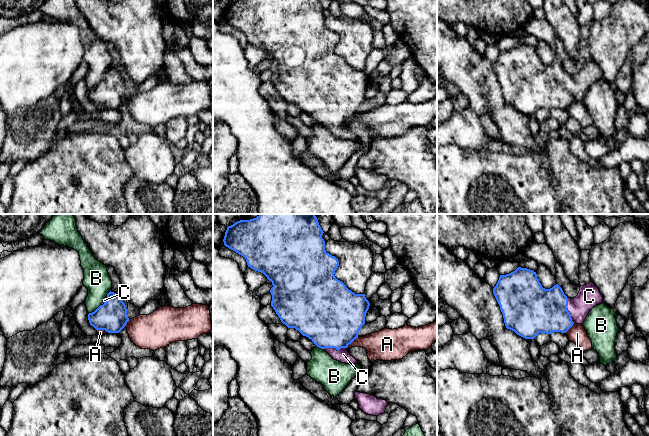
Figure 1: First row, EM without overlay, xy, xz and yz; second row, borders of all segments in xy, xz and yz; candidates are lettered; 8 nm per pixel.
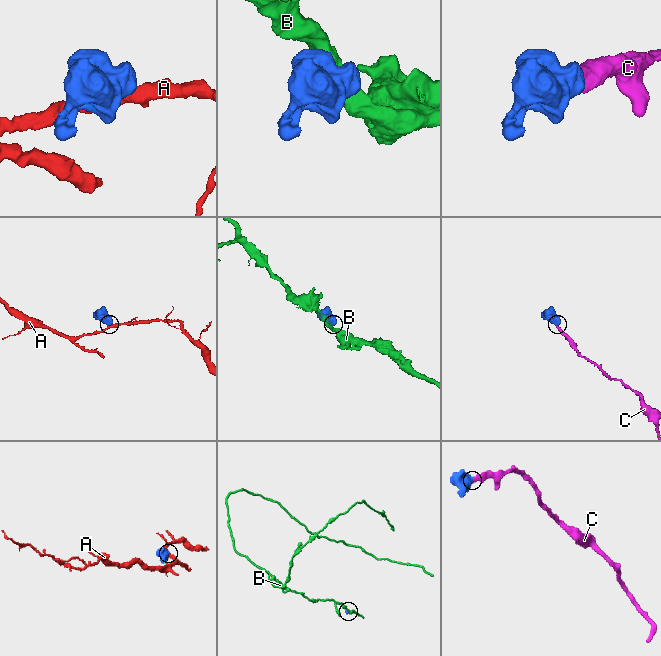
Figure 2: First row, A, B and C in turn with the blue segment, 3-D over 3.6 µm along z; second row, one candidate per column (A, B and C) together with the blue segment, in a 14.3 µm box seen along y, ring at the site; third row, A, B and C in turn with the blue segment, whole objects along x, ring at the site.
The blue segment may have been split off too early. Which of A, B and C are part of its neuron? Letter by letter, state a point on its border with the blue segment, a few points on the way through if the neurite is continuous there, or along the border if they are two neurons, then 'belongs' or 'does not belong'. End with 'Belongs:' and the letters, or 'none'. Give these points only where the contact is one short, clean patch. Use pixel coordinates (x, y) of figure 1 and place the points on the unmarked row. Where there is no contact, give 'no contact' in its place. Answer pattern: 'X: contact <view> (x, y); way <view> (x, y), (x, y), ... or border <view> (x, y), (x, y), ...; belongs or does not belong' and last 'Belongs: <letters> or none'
A: contact xz (352, 117); border xz (358, 113), (346, 123); does not belong
B: contact xy (95, 86); border xy (100, 80), (89, 89); does not belong
C: contact yz (568, 87); way yz (537, 86), (568, 87), (574, 87), (589, 72); belongs
Belongs: C

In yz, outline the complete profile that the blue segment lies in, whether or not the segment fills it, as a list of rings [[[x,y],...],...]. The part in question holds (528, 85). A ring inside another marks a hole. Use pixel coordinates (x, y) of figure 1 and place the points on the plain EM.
[[[521,43],[509,50],[500,51],[493,70],[500,82],[506,104],[525,115],[534,115],[539,109],[566,109],[574,100],[583,101],[591,85],[604,79],[593,58],[581,62],[578,71],[571,75],[558,60],[550,65],[543,64],[536,48]]]

